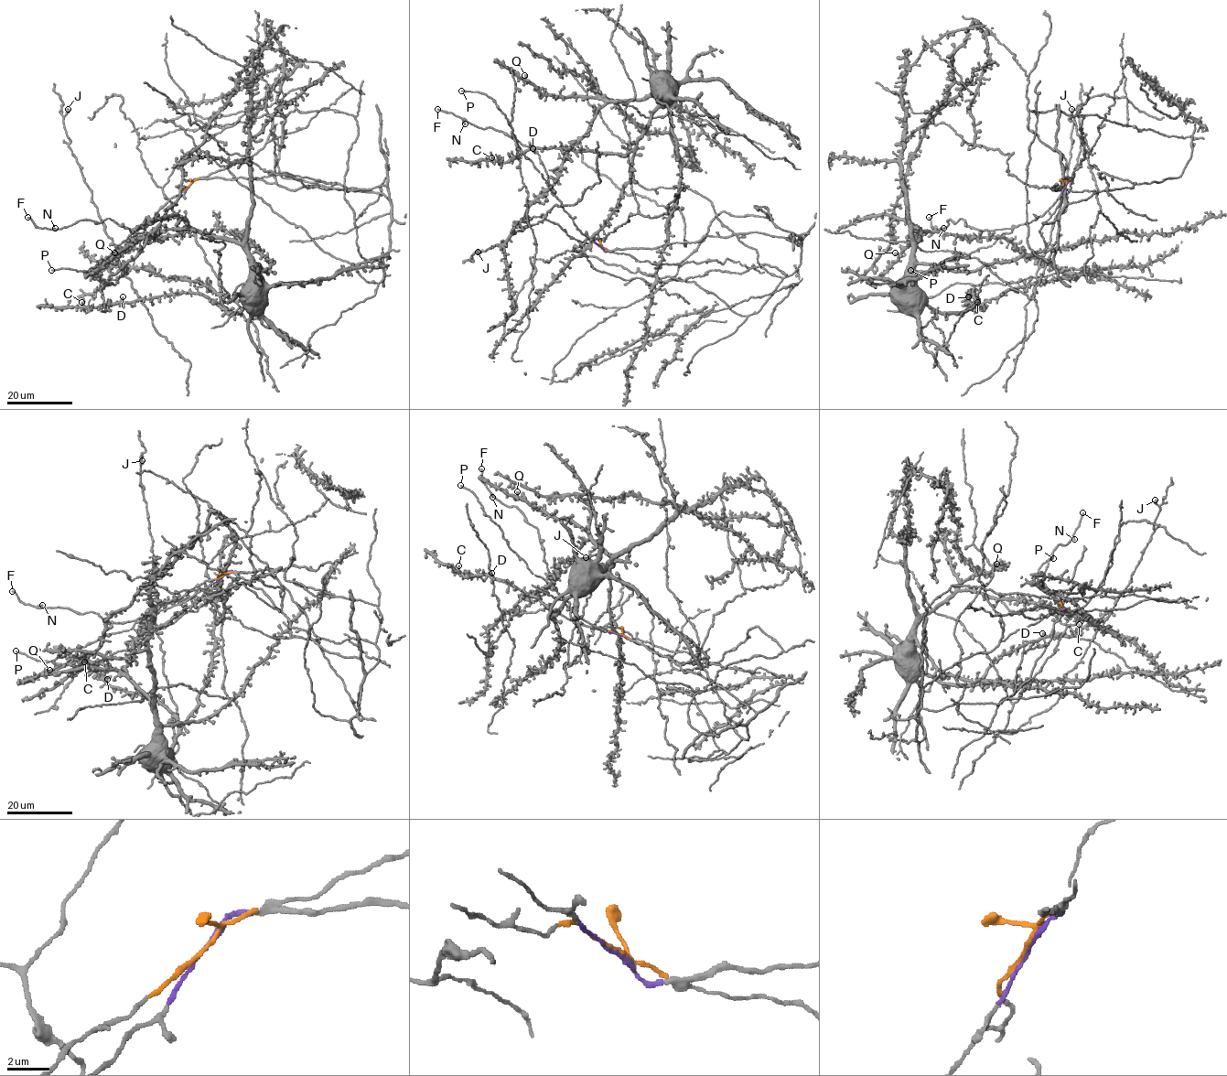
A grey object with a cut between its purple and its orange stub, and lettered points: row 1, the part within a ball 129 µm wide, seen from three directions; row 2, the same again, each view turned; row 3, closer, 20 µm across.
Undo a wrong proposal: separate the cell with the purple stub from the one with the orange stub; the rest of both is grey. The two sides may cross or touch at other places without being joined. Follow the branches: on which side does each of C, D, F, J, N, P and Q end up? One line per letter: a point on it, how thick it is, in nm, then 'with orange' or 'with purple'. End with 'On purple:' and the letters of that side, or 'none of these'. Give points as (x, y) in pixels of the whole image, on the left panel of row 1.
C: at (81, 302); 180 nm thick; with orange
D: at (123, 296); 240 nm thick; with orange
F: at (27, 217); 190 nm thick; with purple
J: at (68, 109); 420 nm thick; with orange
N: at (55, 228); 180 nm thick; with purple
P: at (51, 270); 170 nm thick; with purple
Q: at (114, 252); 400 nm thick; with orange
On purple: F, N, P

